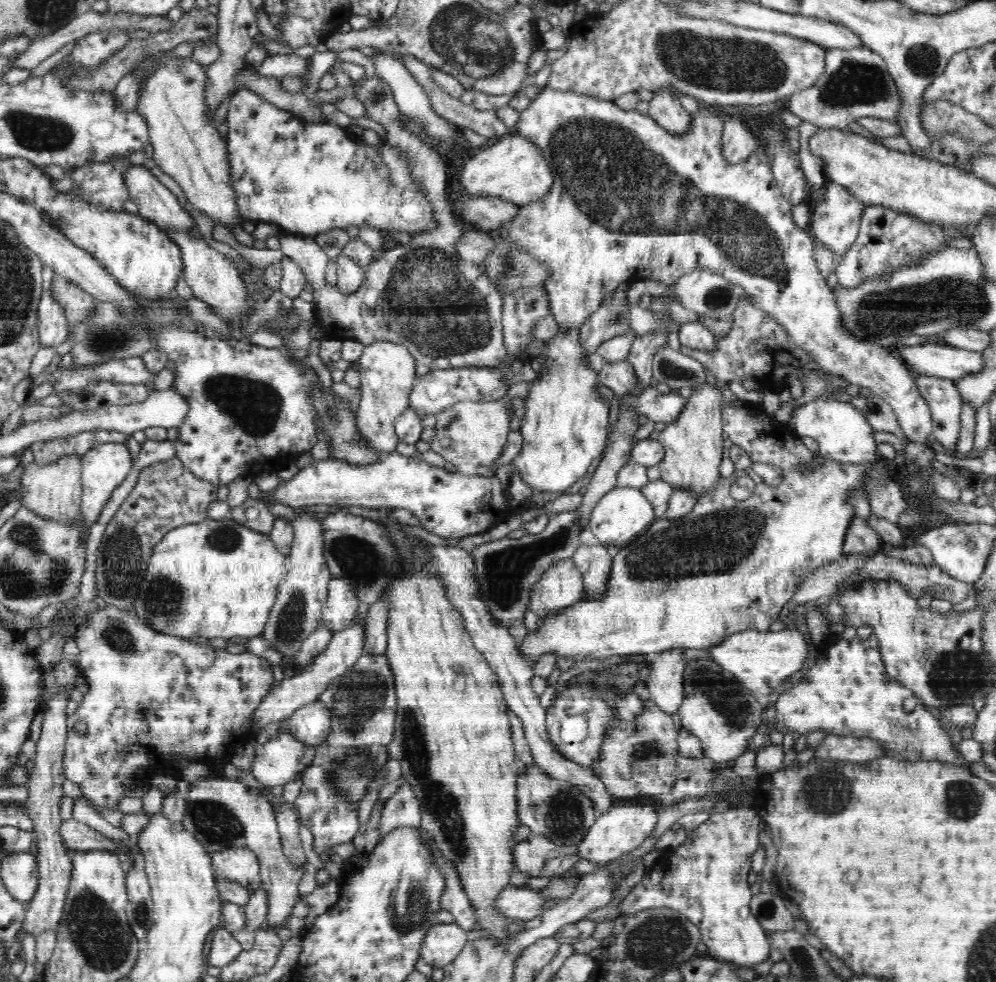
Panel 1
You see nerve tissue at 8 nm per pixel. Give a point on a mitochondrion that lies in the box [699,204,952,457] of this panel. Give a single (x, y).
(717, 298)

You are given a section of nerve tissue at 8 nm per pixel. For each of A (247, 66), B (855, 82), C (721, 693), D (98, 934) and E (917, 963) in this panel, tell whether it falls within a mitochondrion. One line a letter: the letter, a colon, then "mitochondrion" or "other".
A: other
B: mitochondrion
C: mitochondrion
D: mitochondrion
E: other

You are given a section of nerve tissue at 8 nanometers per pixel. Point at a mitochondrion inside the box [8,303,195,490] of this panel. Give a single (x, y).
(109, 337)

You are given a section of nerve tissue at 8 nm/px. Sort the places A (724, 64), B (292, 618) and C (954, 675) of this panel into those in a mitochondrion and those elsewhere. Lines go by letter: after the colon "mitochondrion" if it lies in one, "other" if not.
A: mitochondrion
B: mitochondrion
C: mitochondrion

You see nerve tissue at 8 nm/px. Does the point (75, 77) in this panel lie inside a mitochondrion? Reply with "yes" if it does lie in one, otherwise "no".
yes

